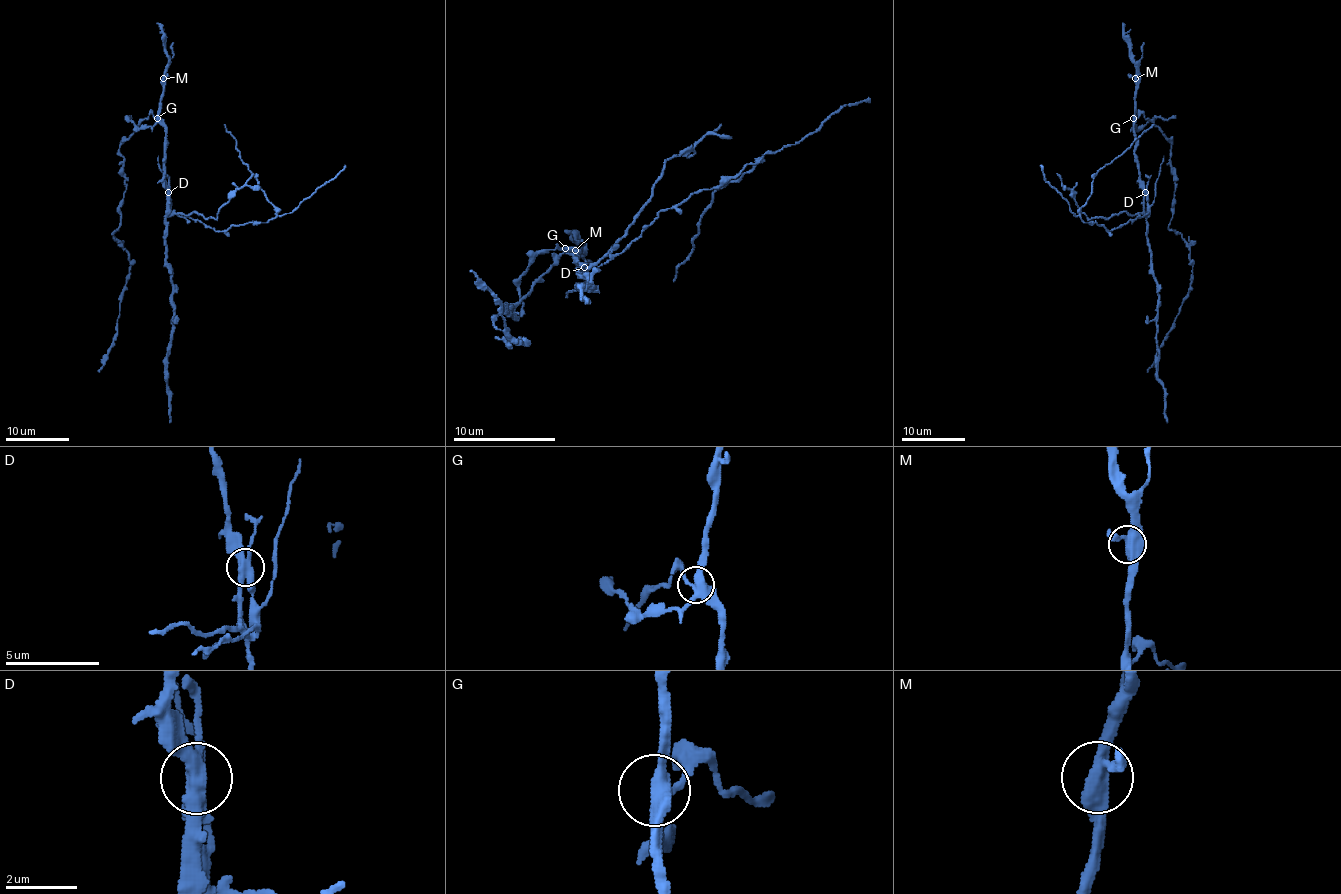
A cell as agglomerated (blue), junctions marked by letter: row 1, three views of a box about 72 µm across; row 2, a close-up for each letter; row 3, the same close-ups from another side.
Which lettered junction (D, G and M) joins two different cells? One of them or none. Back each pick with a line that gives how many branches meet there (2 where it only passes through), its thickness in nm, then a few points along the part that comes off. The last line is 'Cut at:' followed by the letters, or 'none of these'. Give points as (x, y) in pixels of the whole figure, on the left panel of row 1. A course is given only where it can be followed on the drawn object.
D: Branches: 4. Thickness 400 nm. Course of the part to remove: (168, 193), (173, 212), (216, 231), (266, 223), (276, 215), (223, 124)
Cut at: D

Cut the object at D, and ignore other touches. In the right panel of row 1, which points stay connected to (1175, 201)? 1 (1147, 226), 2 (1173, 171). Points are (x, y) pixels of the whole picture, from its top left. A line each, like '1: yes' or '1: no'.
1: yes
2: yes

